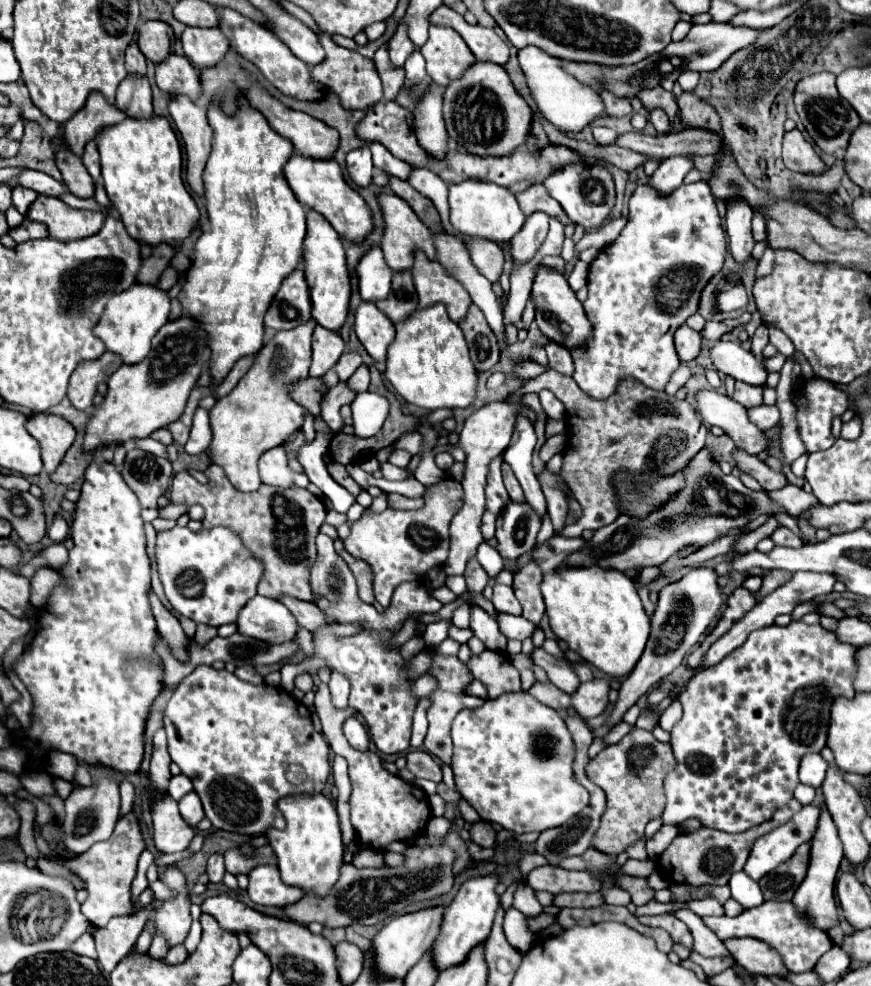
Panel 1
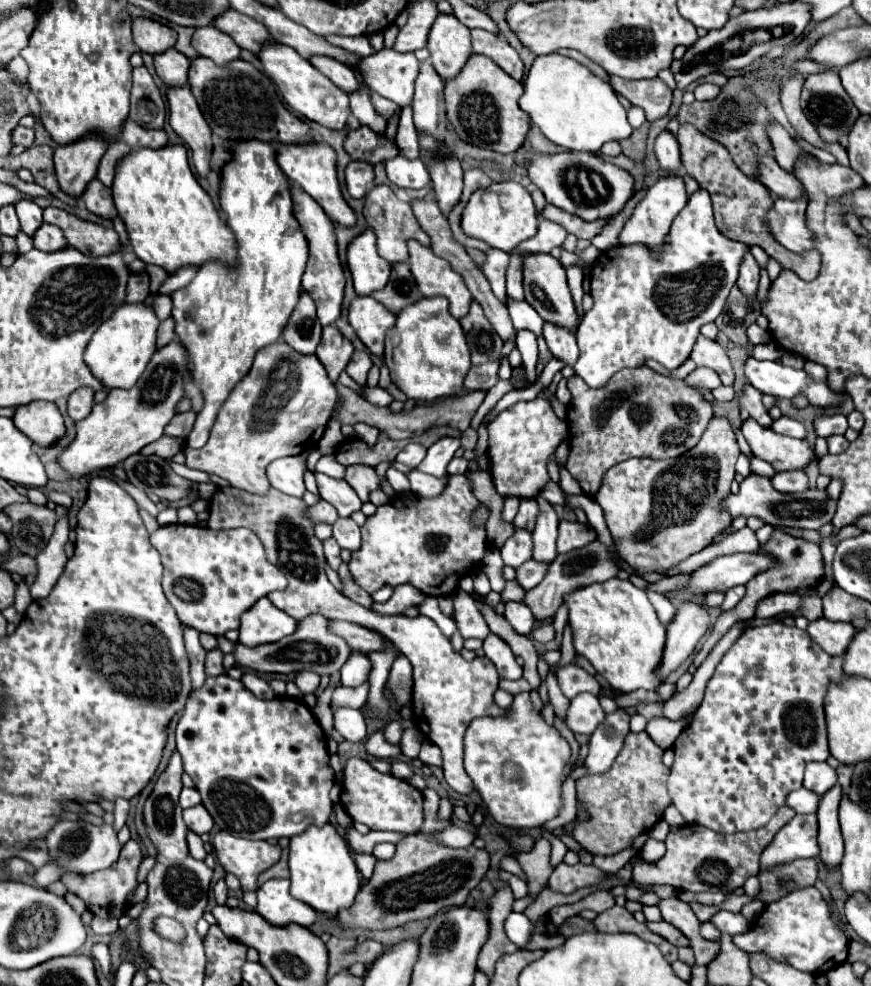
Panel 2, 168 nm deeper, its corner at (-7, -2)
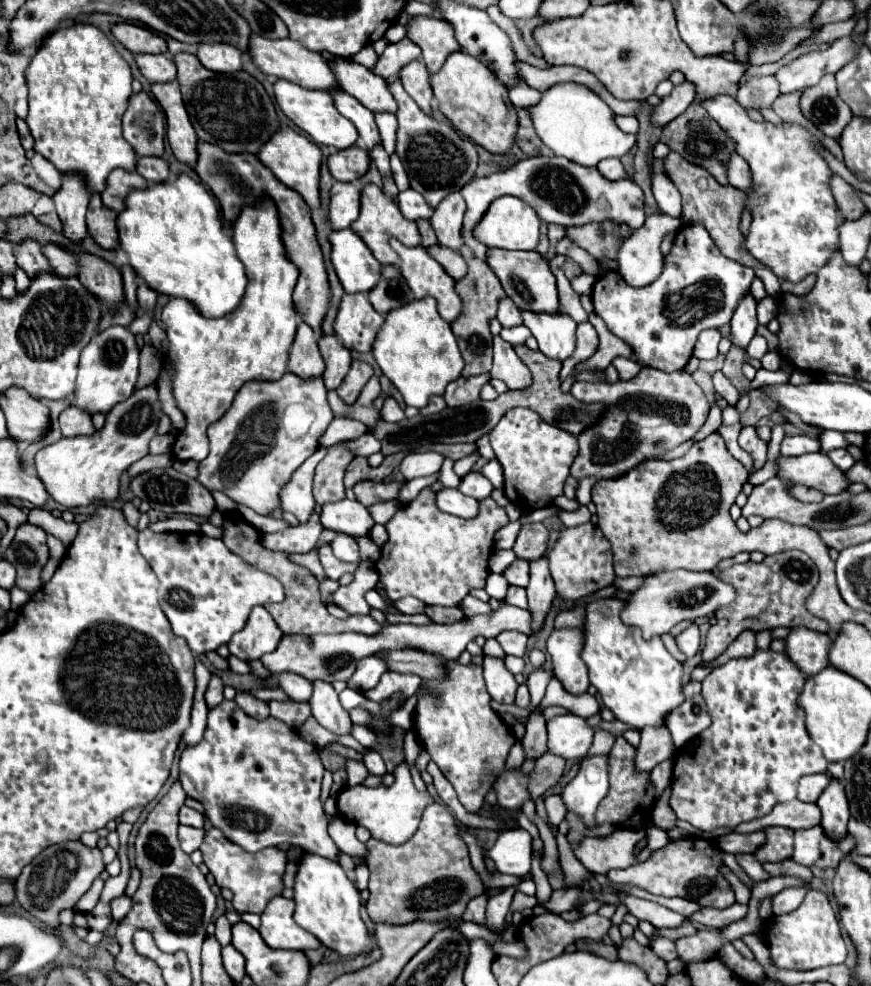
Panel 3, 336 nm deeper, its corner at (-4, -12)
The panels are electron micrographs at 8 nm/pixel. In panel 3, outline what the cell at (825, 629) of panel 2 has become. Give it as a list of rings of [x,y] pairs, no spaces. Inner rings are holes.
[[[796,626],[790,630],[784,642],[786,642],[784,654],[806,676],[812,676],[828,666],[828,648],[832,644],[832,638],[828,634]]]

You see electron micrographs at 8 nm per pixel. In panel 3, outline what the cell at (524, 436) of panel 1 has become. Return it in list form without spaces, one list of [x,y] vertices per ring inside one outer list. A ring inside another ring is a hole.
[[[542,556],[540,560],[534,560],[530,564],[530,584],[528,584],[528,612],[532,614],[532,630],[538,634],[544,624],[546,616],[552,608],[552,600],[556,598],[554,580],[548,570],[548,560]]]

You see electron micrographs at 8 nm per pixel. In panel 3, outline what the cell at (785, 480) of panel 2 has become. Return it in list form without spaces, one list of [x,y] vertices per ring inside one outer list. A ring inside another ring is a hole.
[[[794,486],[792,494],[802,502],[820,502],[824,498],[824,494],[820,490],[812,490],[812,488],[804,488],[804,486]]]

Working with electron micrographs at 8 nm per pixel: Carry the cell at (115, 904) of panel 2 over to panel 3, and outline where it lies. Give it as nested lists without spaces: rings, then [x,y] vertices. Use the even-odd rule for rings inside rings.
[[[94,882],[92,884],[92,888],[78,900],[78,904],[76,904],[76,908],[78,910],[82,910],[82,912],[90,912],[94,906],[96,906],[96,902],[98,902],[98,898],[100,898],[100,892],[102,892],[102,882]]]

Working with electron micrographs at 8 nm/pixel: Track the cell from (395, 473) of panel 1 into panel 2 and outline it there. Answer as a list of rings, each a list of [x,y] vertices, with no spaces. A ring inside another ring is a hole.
[[[419,470],[407,472],[407,478],[411,484],[411,492],[415,492],[417,496],[425,496],[425,498],[441,494],[443,488],[447,486],[447,478],[435,478],[435,476],[423,474]]]

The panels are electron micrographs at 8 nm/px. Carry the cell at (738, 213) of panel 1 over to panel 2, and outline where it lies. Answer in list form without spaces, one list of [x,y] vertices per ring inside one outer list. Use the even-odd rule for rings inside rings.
[[[747,248],[741,268],[739,268],[739,278],[737,278],[737,286],[741,288],[743,294],[751,296],[757,292],[757,284],[759,284],[759,264],[751,254],[751,248]]]

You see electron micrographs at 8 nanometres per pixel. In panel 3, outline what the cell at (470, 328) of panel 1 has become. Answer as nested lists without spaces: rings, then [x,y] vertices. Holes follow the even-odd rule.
[[[462,246],[460,250],[462,258],[468,264],[468,274],[456,282],[456,292],[462,300],[462,312],[460,316],[452,322],[452,332],[458,340],[458,348],[462,352],[464,358],[464,370],[462,376],[470,378],[470,376],[478,376],[484,372],[490,372],[492,368],[492,334],[490,334],[490,320],[496,316],[498,310],[498,302],[502,298],[506,298],[506,292],[502,290],[500,280],[496,278],[496,274],[490,270],[490,266],[476,258],[474,252],[468,246]]]

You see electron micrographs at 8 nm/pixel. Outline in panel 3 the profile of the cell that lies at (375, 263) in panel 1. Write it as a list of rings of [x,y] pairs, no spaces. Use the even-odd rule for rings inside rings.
[[[338,230],[328,236],[332,244],[332,266],[348,294],[370,292],[380,280],[382,264],[354,230]]]

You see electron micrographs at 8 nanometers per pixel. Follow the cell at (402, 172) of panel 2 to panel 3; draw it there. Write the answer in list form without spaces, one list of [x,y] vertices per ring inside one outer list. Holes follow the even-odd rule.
[[[408,188],[406,192],[400,192],[398,194],[398,206],[402,210],[402,216],[406,220],[430,220],[432,214],[434,214],[434,208],[428,206],[428,202],[424,200],[424,196],[420,196],[416,190]]]

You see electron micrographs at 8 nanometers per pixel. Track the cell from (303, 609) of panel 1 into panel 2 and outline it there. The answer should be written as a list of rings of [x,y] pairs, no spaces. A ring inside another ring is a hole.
[[[329,620],[329,626],[331,626],[331,632],[337,632],[343,640],[347,640],[351,648],[361,650],[365,654],[373,652],[373,650],[381,650],[381,646],[383,646],[383,638],[377,632],[367,630],[359,624]]]

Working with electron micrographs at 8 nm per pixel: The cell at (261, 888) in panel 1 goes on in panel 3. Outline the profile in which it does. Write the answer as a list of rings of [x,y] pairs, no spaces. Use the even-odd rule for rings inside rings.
[[[284,896],[270,900],[262,914],[262,926],[258,930],[264,942],[274,950],[318,950],[320,940],[304,932],[304,928],[294,922],[292,914],[294,900],[286,900]]]

